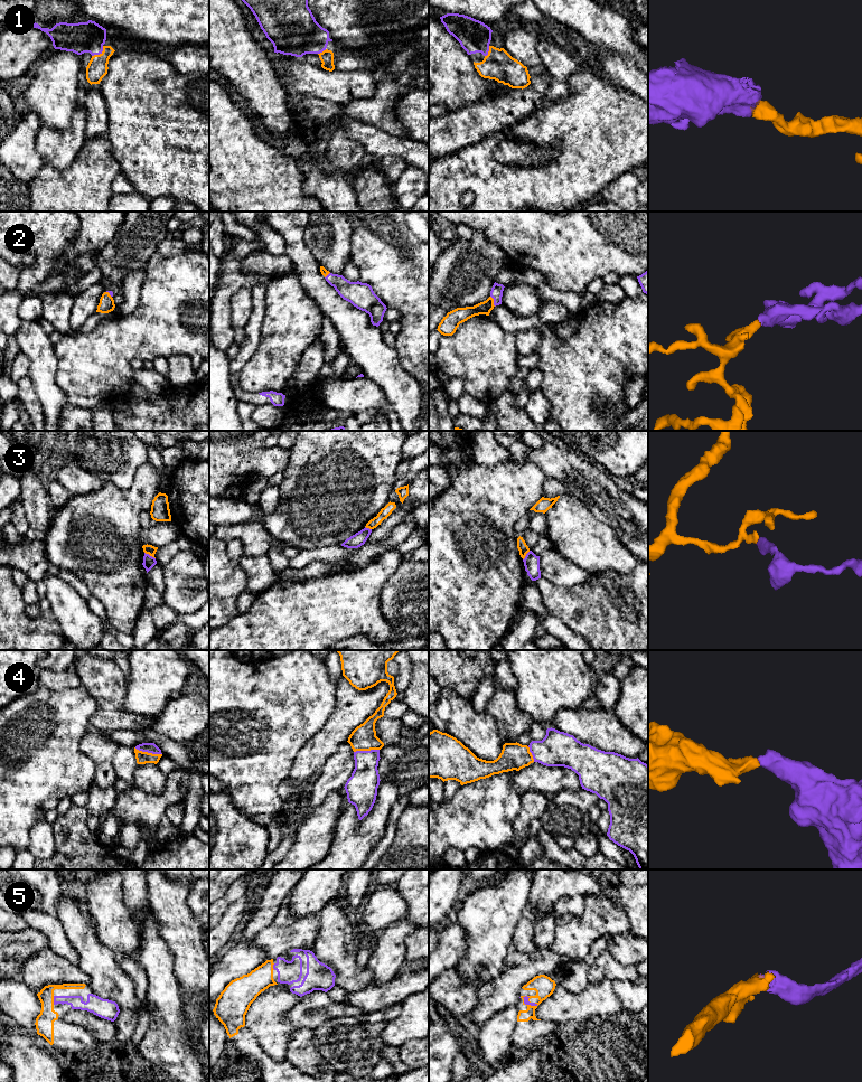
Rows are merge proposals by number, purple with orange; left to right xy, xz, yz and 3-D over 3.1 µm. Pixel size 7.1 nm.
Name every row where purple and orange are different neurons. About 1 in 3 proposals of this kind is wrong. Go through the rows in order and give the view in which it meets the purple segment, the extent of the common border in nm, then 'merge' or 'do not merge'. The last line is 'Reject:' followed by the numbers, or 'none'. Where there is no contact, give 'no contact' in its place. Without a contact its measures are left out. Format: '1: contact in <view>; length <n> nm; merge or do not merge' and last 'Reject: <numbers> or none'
1: contact in xy; length 120 nm; merge
2: contact in yz; length 90 nm; merge
3: contact in xy; length 90 nm; do not merge
4: contact in xy; length 200 nm; merge
5: contact in xy; length 60 nm; merge
Reject: 3

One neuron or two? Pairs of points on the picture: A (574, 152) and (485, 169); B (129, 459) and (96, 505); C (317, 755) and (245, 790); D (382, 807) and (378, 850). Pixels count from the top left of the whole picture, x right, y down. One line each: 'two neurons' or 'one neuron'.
A: one neuron
B: two neurons
C: two neurons
D: two neurons

